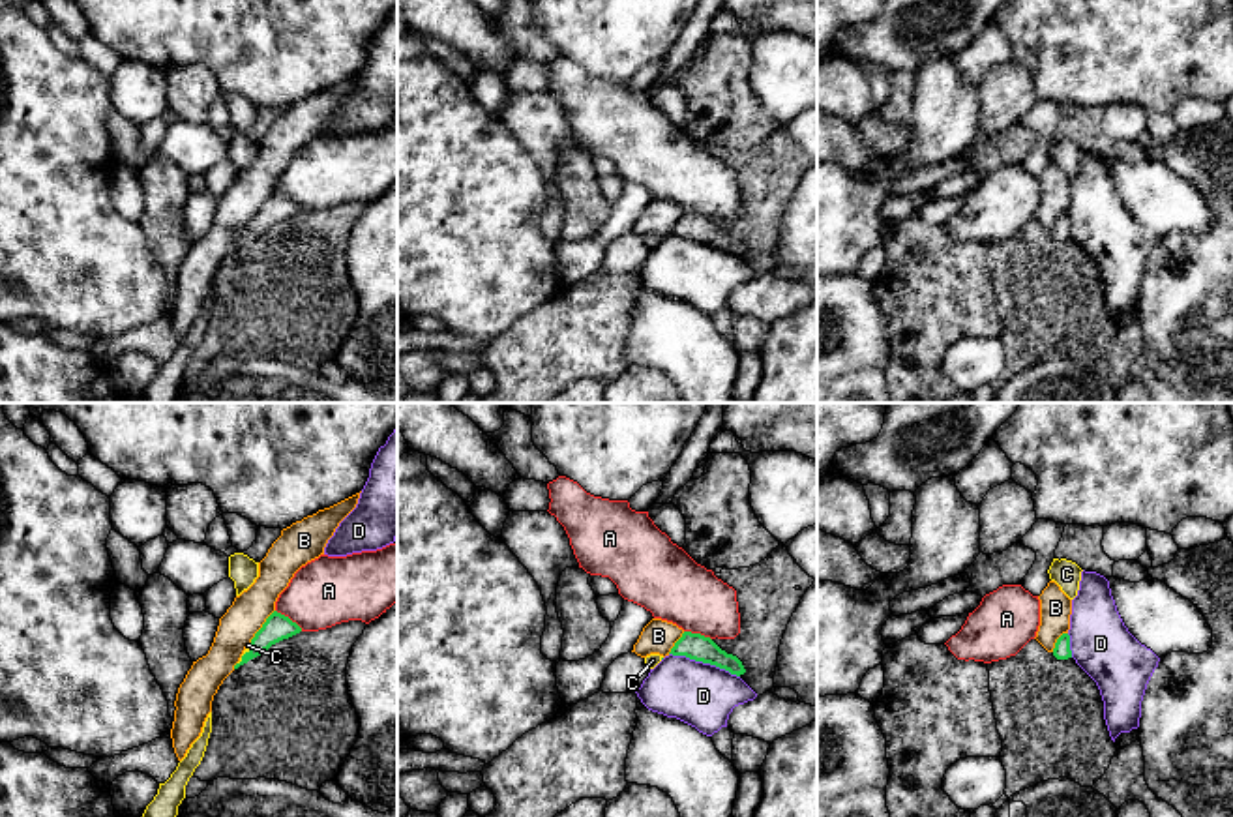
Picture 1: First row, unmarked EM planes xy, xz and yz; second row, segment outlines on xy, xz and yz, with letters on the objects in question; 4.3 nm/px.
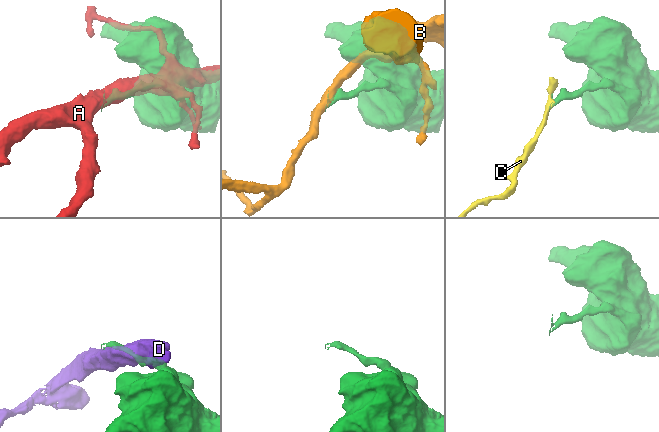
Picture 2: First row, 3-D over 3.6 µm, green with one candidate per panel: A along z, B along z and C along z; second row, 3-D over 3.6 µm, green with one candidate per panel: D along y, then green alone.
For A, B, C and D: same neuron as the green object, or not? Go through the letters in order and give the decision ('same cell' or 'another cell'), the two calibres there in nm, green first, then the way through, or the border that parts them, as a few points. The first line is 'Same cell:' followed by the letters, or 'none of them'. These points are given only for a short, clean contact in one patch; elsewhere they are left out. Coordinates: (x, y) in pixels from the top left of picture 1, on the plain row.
Same cell: C
A: another cell | 120/300 nm
B: another cell | 120/160 nm
C: same cell | 120/20 nm | across xy (278, 207), (244, 235), (248, 225)
D: another cell | 120/280 nm

